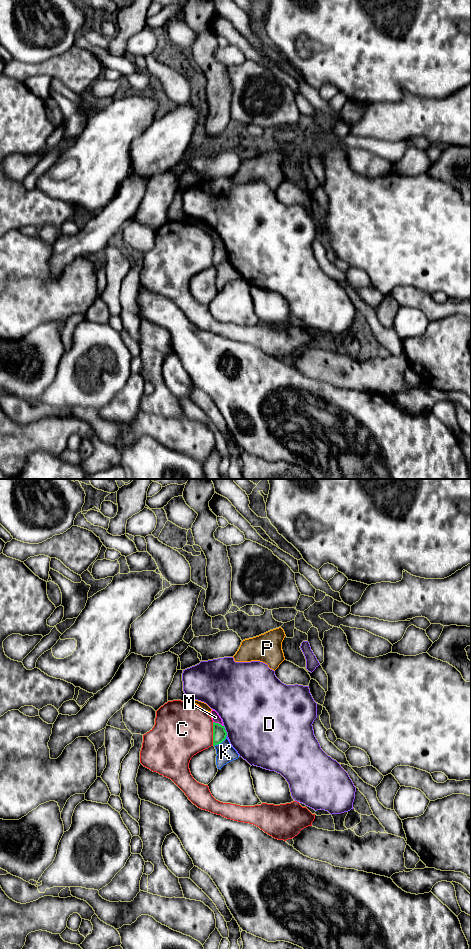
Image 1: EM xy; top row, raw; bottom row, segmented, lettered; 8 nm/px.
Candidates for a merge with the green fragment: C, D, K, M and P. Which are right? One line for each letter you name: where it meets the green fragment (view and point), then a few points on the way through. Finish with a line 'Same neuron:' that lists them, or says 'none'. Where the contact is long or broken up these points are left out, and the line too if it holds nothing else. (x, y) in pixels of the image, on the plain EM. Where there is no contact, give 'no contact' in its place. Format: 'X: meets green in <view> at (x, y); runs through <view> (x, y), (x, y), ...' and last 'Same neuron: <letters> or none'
Same neuron: none

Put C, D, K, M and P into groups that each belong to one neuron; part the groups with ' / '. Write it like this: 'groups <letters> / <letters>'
groups C / D / K M P

